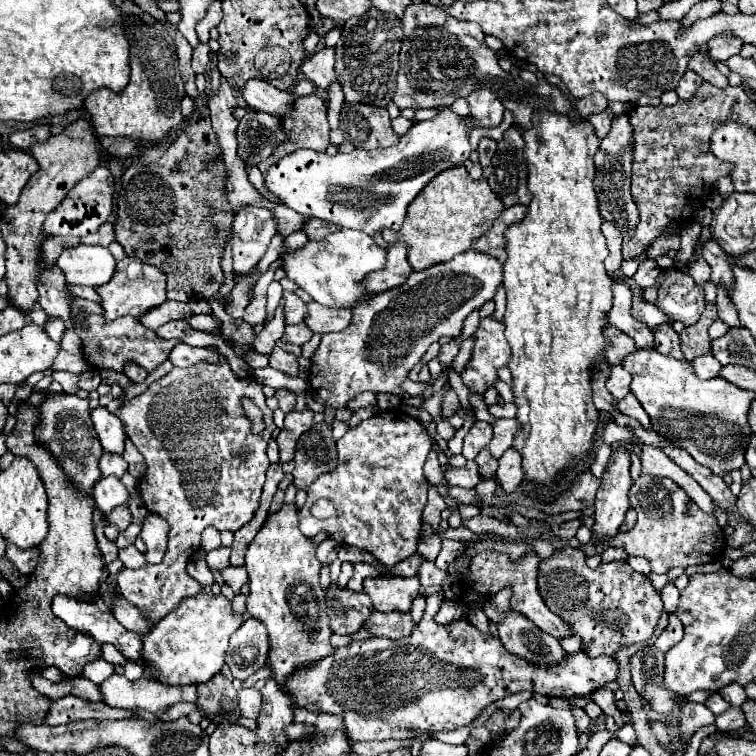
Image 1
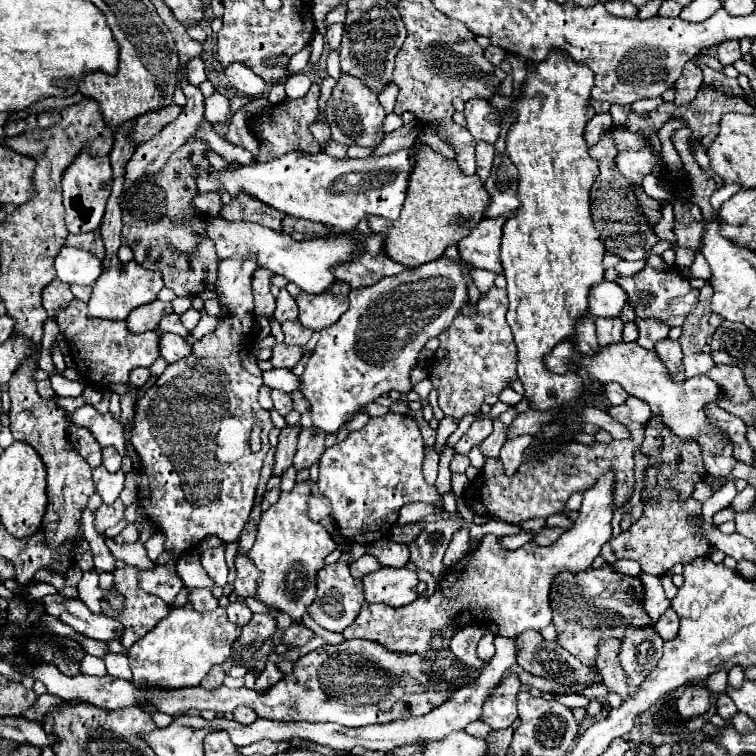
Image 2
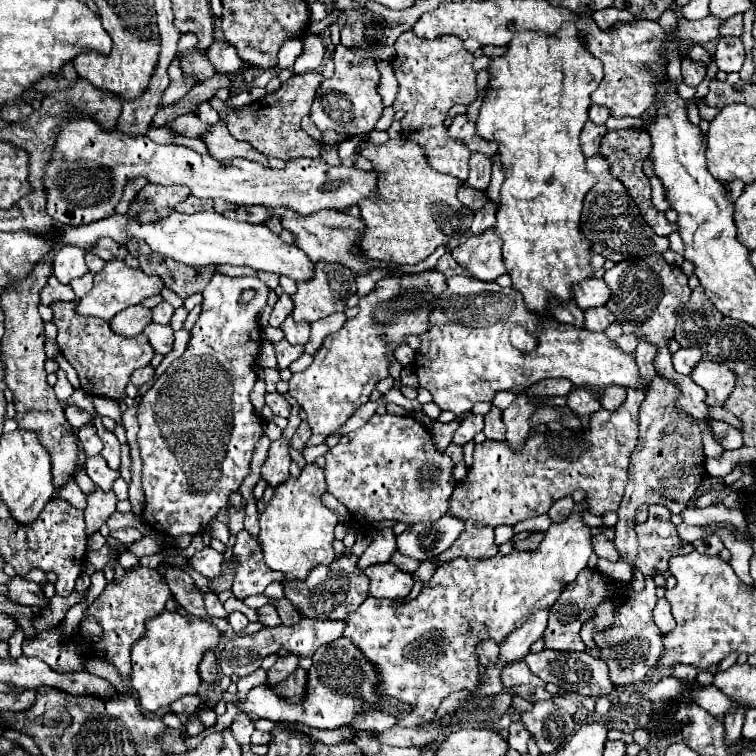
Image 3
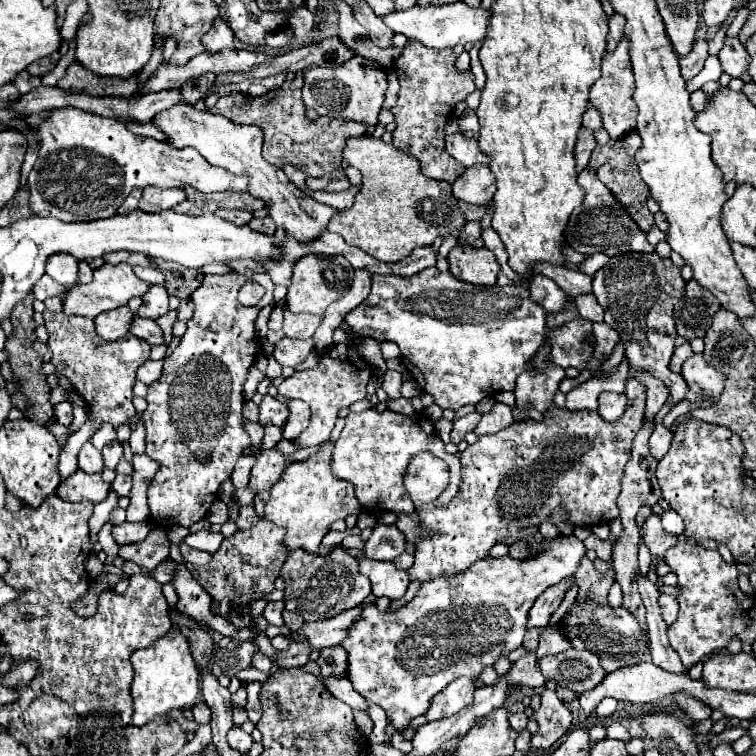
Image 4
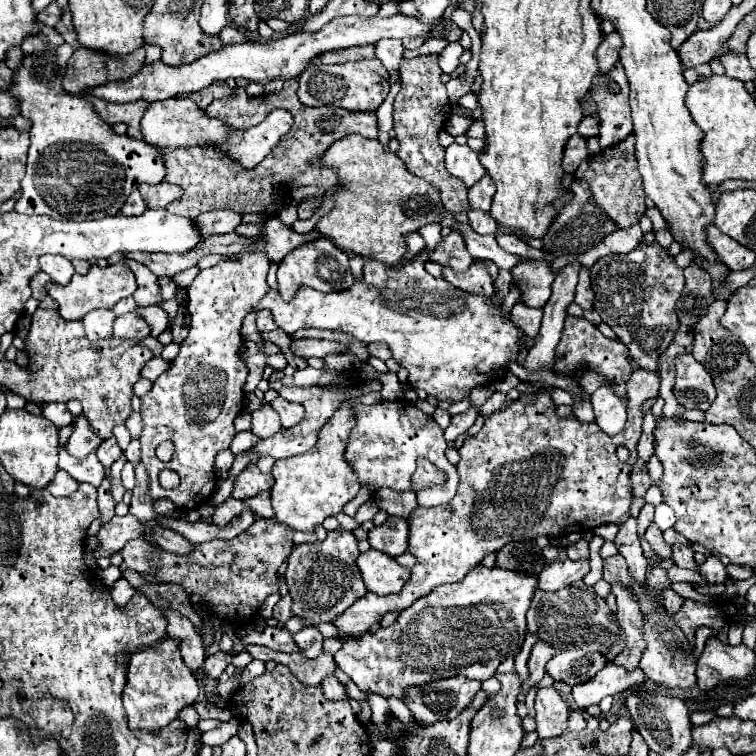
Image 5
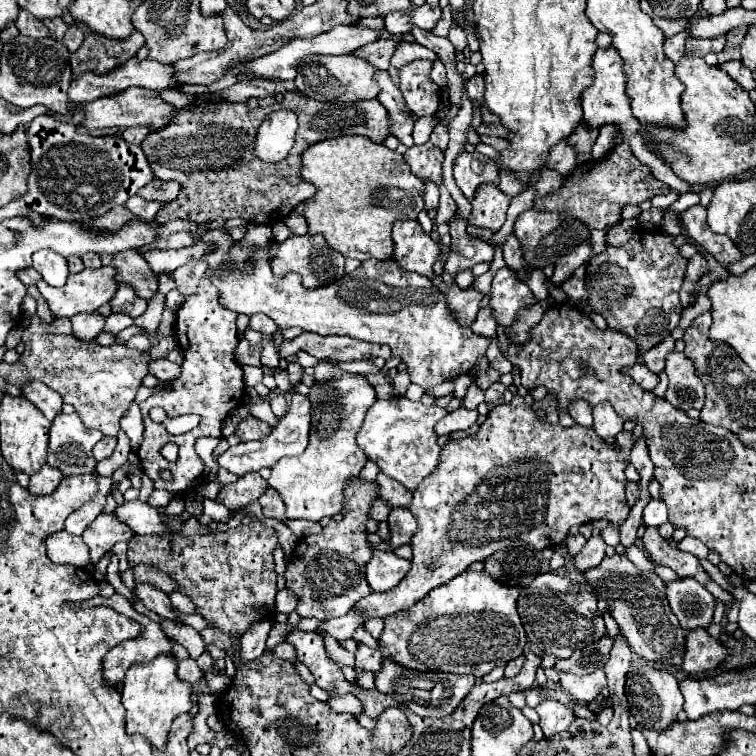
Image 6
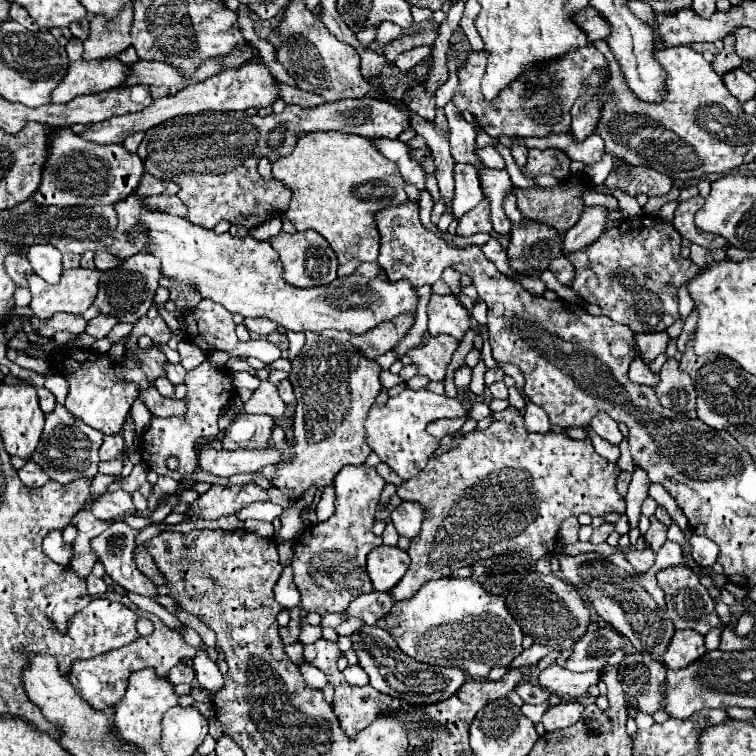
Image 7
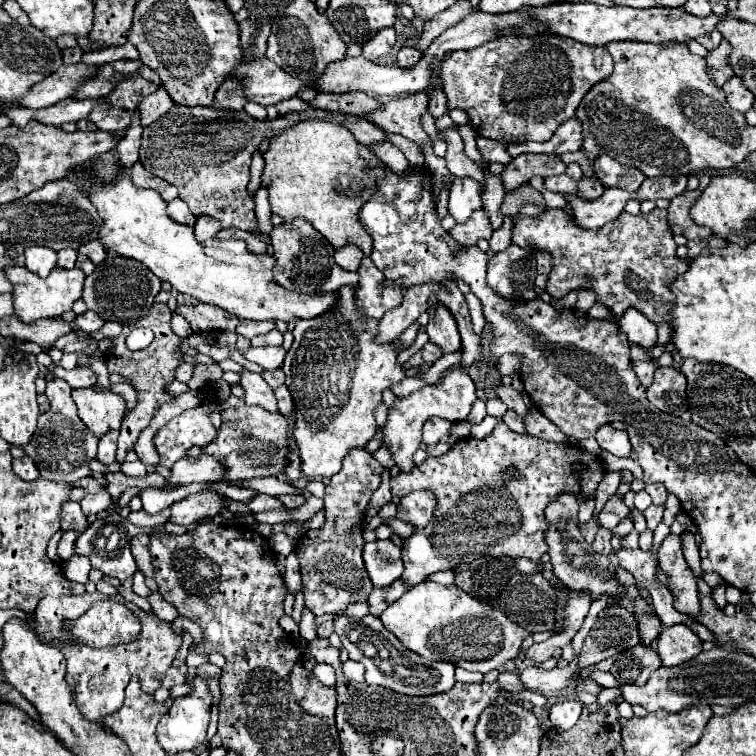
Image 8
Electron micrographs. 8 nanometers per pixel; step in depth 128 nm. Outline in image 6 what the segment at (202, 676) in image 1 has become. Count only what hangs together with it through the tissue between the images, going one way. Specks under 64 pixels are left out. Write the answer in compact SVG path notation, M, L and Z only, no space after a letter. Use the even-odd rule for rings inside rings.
M156 656L156 660L152 660L150 664L134 666L132 670L128 670L120 694L122 704L126 708L126 732L142 734L160 752L166 750L166 736L172 720L178 714L188 712L192 706L190 702L192 686L188 682L178 680L174 656Z

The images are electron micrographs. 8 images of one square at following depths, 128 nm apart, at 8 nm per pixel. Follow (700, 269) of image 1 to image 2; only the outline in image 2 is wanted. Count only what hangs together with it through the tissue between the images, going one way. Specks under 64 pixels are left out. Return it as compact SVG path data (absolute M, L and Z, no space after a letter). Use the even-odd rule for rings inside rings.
M678 246L676 248L676 266L678 268L688 268L690 264L692 264L692 260L694 260L694 250L690 250L688 252L688 248L684 248L684 246Z

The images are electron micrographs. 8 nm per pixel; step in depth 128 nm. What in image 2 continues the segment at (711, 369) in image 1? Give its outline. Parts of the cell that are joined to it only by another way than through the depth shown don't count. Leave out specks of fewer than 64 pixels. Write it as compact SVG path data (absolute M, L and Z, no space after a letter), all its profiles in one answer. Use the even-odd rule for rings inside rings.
M698 352L698 354L692 354L692 356L684 356L682 364L684 364L686 378L692 378L692 376L708 372L714 366L714 360L706 352Z

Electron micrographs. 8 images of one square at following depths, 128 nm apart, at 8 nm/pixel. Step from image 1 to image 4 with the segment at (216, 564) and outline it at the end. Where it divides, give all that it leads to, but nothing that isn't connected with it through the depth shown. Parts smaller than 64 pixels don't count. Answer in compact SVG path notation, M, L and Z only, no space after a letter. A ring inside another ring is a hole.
M180 544L180 554L186 562L190 564L196 564L196 566L202 566L202 564L208 564L208 558L210 554L208 552L202 552L202 550L196 550L196 548L190 548L188 544Z

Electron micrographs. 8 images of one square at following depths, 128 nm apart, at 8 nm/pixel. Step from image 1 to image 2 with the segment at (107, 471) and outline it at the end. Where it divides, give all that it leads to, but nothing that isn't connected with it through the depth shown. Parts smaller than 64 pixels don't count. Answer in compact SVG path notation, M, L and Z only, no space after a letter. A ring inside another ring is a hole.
M104 446L102 448L102 464L106 466L108 472L118 472L120 464L122 464L122 456L116 452L116 448Z

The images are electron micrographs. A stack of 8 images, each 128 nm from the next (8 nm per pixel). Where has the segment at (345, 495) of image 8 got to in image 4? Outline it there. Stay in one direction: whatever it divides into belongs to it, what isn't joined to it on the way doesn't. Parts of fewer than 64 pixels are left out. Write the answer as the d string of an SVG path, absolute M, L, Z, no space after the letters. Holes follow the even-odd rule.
M334 546L328 556L316 556L300 548L292 550L280 570L280 576L286 580L286 608L300 614L306 622L338 616L344 610L364 604L370 594L368 578L358 572L356 558L352 558L342 546Z

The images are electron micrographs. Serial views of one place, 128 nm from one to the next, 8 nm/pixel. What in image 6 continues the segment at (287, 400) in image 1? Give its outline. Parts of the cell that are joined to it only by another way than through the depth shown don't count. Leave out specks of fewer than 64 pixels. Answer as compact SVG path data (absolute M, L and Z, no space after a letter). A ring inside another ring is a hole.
M250 416L250 418L246 418L246 420L242 420L242 422L238 424L238 428L236 428L236 436L238 436L240 442L262 440L262 438L268 436L270 430L272 430L272 428L270 428L264 420L258 420L258 418Z

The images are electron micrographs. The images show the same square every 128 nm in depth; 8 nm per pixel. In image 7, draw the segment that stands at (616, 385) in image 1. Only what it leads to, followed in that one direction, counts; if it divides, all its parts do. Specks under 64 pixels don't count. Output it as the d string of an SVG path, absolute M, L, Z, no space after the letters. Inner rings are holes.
M598 412L596 418L592 418L590 426L592 426L592 430L594 430L600 438L604 438L606 442L610 442L612 446L620 446L620 442L624 440L618 424L616 424L606 412Z

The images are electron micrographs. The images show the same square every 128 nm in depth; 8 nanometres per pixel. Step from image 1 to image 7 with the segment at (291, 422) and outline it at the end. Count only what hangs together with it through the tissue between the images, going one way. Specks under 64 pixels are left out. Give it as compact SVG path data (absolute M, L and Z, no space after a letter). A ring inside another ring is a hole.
M254 482L246 486L214 484L208 492L200 494L194 502L188 504L186 516L190 520L218 520L222 516L238 514L242 508L258 500L268 500L268 494Z

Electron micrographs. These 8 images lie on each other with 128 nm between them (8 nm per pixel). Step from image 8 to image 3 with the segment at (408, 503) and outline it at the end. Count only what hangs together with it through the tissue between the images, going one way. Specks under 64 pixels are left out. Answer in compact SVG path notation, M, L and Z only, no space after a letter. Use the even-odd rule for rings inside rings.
M382 528L374 534L372 544L366 548L366 552L358 560L358 568L364 570L372 564L390 562L390 556L396 552L396 534L392 528Z

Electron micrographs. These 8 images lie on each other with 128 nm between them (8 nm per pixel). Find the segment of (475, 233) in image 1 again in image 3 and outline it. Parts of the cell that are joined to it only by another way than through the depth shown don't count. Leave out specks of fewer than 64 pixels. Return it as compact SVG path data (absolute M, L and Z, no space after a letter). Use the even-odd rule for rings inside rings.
M406 138L388 140L384 144L364 140L356 148L356 154L368 158L378 174L378 196L374 192L358 204L360 218L364 220L358 248L364 256L394 264L418 264L426 260L436 246L446 244L448 238L468 234L474 212L456 198L460 182L432 170L418 144Z

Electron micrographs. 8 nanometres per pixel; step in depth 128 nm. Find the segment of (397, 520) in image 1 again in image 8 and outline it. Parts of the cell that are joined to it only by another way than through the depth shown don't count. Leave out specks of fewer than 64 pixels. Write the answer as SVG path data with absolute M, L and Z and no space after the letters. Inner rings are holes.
M460 364L448 368L442 374L440 382L436 382L432 386L424 386L406 398L396 398L394 408L390 408L390 412L388 412L388 422L384 424L382 432L384 432L384 444L390 446L390 450L394 454L394 462L400 466L400 470L406 472L414 466L412 454L418 450L418 446L422 442L422 424L428 418L440 416L446 420L462 420L470 414L474 400L476 400L476 386L474 386L472 378L468 376L466 368Z

